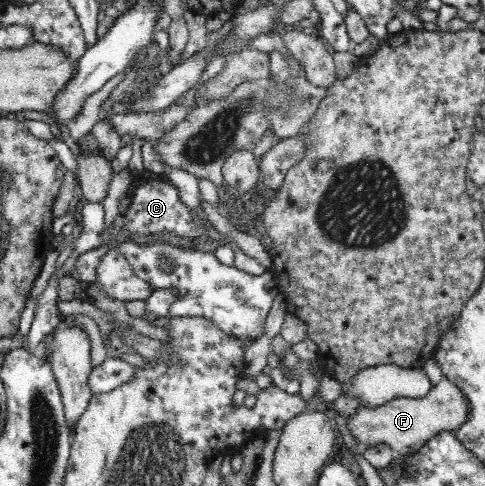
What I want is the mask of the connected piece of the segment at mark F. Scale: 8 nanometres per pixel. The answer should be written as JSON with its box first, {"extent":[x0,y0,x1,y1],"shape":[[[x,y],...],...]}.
{"extent":[345,377,469,457],"shape":[[[445,377],[436,383],[424,397],[413,398],[396,396],[395,399],[378,405],[374,409],[361,405],[352,415],[345,417],[345,429],[349,431],[353,443],[365,450],[374,449],[376,445],[386,444],[395,455],[404,457],[422,447],[438,433],[456,432],[456,429],[468,419],[469,403],[462,390]]]}

